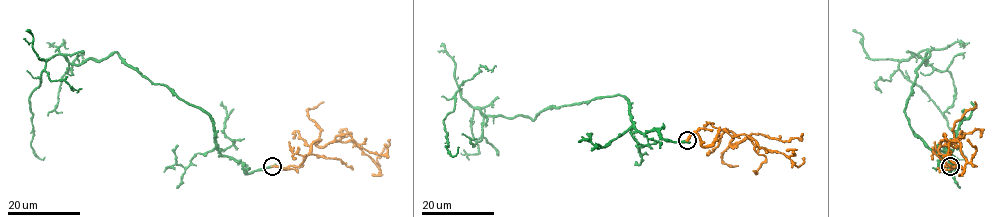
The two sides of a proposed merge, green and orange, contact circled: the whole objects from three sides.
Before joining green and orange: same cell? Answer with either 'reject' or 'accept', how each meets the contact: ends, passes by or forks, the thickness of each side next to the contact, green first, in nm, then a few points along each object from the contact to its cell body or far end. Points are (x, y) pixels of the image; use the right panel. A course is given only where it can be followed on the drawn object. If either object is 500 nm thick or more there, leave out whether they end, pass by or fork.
accept; green passes by; orange ends there; 280 nm thick on the green side, 380 nm on the other; green runs (950, 166), (904, 112), (929, 55), (913, 55), (899, 69), (946, 119), (956, 157); orange runs (950, 166), (942, 167), (955, 166), (940, 157), (940, 141), (958, 141), (969, 162), (976, 150), (967, 139)

